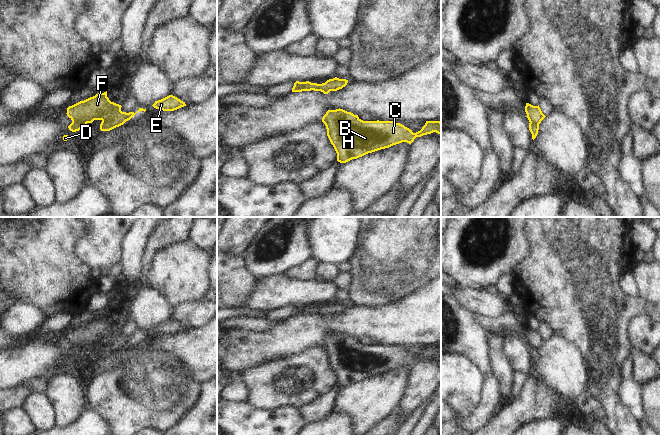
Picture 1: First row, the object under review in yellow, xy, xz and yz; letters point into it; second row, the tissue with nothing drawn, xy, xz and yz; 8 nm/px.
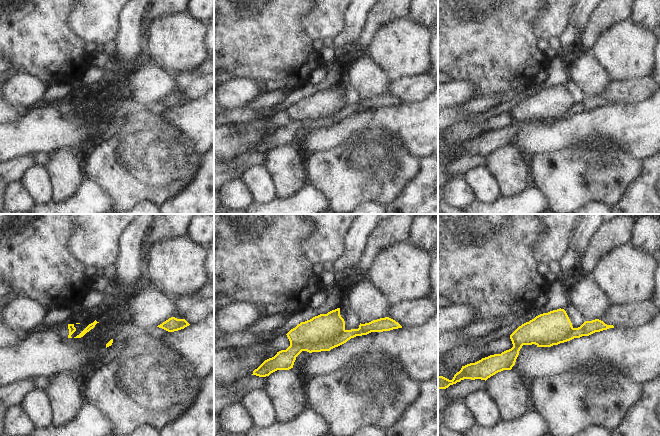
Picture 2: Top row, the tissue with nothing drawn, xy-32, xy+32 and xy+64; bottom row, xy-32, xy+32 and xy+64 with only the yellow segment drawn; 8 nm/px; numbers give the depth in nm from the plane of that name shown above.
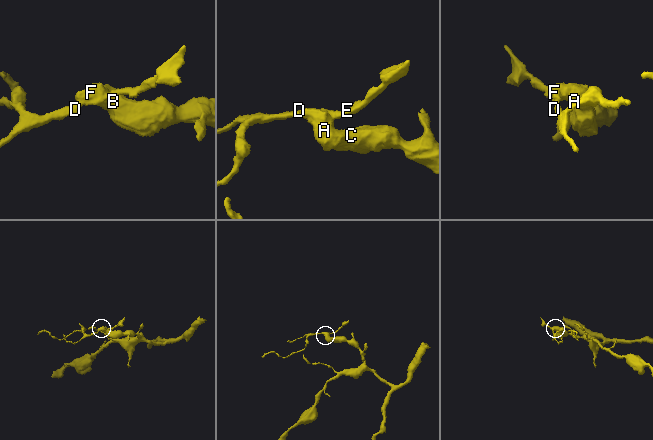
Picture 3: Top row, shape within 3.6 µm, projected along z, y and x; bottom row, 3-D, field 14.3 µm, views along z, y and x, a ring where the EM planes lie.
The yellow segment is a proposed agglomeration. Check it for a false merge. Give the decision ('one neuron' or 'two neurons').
two neurons

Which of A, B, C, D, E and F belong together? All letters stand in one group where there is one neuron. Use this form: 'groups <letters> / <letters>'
groups A B C F / D E

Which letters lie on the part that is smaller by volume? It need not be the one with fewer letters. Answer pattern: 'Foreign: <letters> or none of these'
Foreign: D, E.

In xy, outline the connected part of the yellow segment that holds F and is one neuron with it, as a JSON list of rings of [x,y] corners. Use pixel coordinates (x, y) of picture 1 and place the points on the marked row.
[[[106,91],[69,106],[66,114],[72,123],[92,123],[94,120],[104,121],[112,117],[121,111],[121,107],[109,100]]]

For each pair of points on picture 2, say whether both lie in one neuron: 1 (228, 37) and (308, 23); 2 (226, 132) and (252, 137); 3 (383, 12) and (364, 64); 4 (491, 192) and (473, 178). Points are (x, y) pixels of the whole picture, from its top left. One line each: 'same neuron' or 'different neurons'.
1: different neurons
2: same neuron
3: different neurons
4: same neuron

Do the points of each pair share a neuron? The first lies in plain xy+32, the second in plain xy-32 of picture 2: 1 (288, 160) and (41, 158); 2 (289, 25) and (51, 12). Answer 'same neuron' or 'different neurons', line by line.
1: different neurons
2: same neuron

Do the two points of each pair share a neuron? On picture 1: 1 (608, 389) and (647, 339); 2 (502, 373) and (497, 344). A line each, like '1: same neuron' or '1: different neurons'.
1: different neurons
2: same neuron

